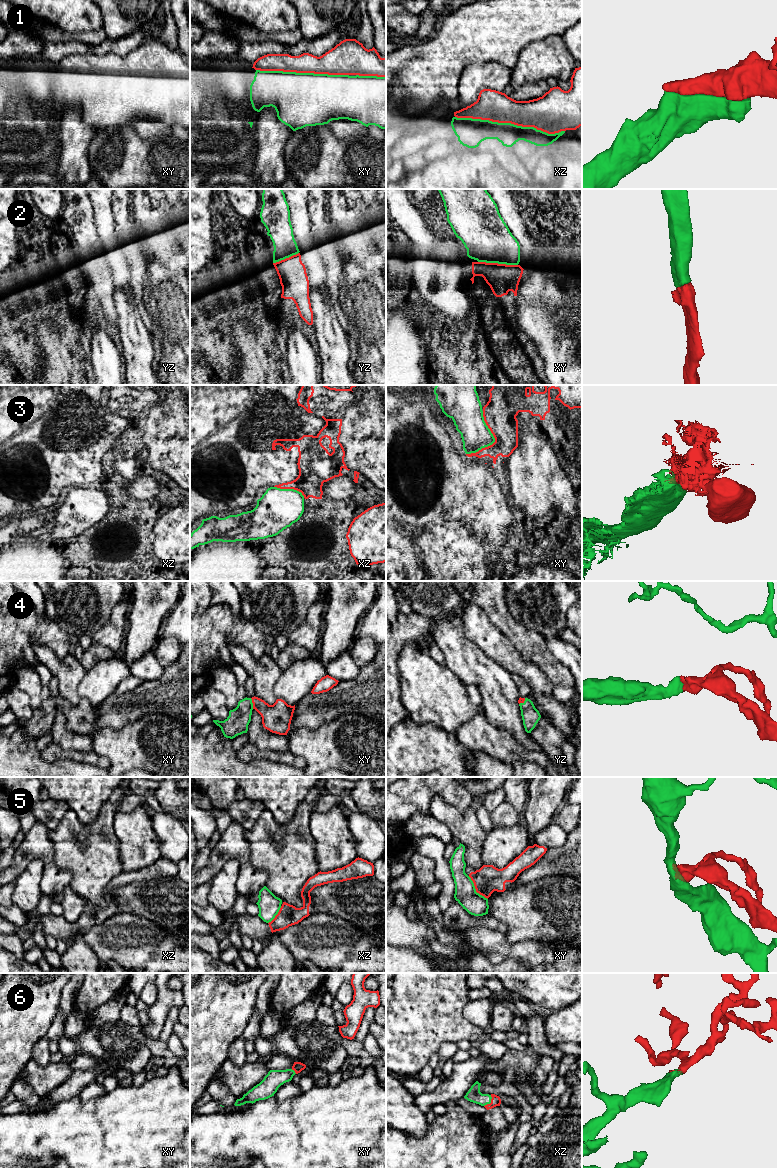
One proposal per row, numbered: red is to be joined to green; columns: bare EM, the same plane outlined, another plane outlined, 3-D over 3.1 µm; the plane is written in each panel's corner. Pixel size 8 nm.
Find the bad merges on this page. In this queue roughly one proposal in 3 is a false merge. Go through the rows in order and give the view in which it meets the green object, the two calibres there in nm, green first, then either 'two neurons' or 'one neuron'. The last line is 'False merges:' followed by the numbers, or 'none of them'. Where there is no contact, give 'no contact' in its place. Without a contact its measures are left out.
1: xz | 180/240 nm | one neuron
2: xy | 380/240 nm | one neuron
3: xy | 240/260 nm | two neurons
4: xy | 180/240 nm | one neuron
5: xy | 180/220 nm | two neurons
6: xz | 120/80 nm | one neuron
False merges: 3, 5

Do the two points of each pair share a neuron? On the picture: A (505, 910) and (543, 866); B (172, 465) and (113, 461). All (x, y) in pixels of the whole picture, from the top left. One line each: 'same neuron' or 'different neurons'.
A: different neurons
B: same neuron

